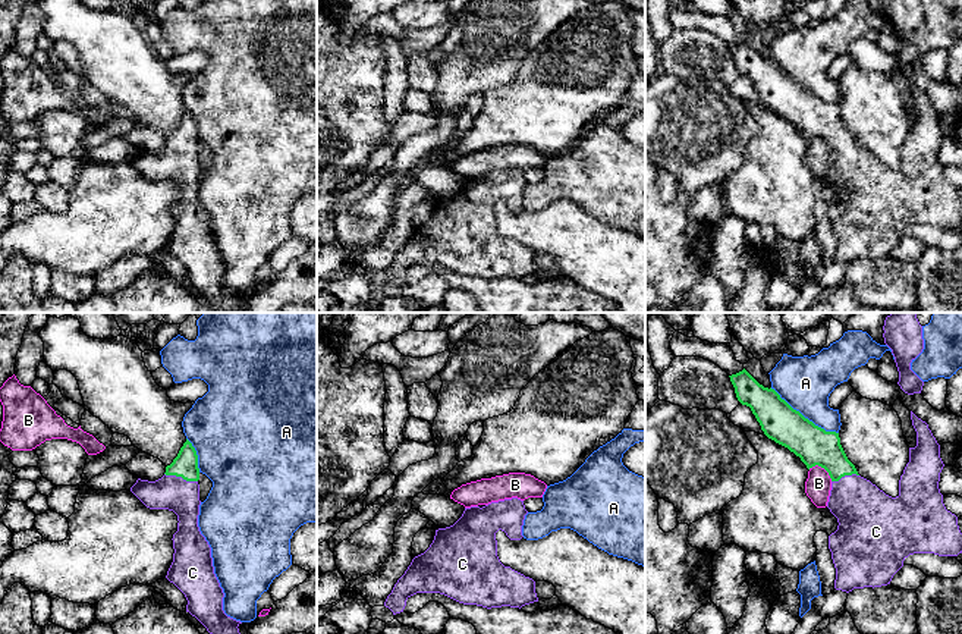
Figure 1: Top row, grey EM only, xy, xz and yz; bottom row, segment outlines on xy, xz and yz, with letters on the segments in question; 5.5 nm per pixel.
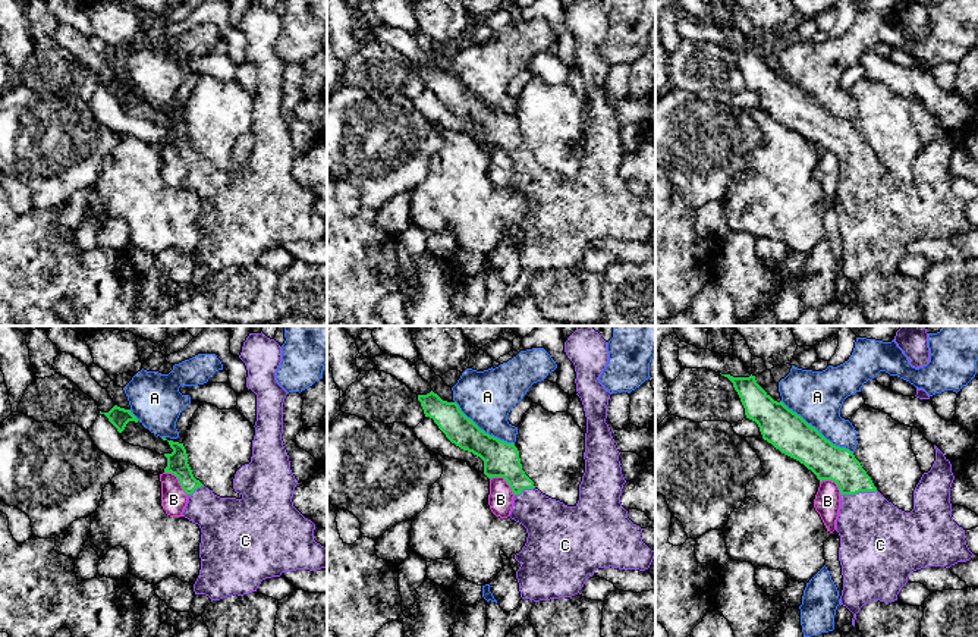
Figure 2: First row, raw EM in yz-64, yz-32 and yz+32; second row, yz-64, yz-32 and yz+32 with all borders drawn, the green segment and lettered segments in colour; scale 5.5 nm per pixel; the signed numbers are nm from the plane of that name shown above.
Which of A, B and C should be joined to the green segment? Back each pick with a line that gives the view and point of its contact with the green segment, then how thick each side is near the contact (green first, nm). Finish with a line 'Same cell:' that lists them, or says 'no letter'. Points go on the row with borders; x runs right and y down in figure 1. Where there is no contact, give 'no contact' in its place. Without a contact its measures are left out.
C: xy (181, 476) | 140/190 nm
Same cell: C

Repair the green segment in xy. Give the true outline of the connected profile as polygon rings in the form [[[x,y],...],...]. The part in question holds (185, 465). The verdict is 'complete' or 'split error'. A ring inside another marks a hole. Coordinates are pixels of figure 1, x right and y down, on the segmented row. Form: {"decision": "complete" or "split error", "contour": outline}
{"decision": "split error", "contour": [[[186,439],[177,456],[155,481],[141,480],[131,492],[150,509],[169,509],[177,515],[173,534],[173,562],[166,578],[186,597],[186,612],[210,634],[240,634],[240,621],[223,611],[223,589],[214,574],[211,547],[198,527],[199,515],[198,455]]]}

